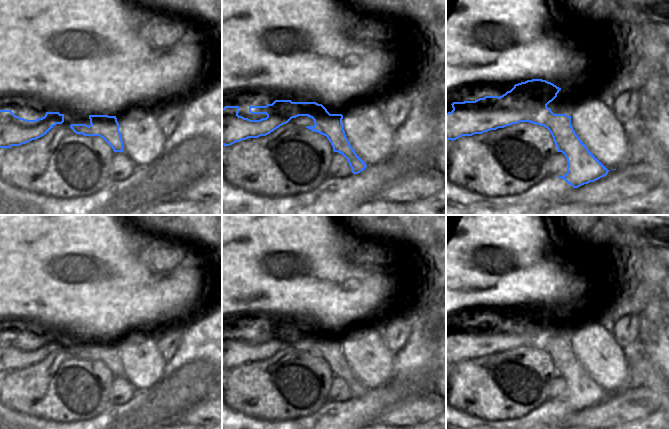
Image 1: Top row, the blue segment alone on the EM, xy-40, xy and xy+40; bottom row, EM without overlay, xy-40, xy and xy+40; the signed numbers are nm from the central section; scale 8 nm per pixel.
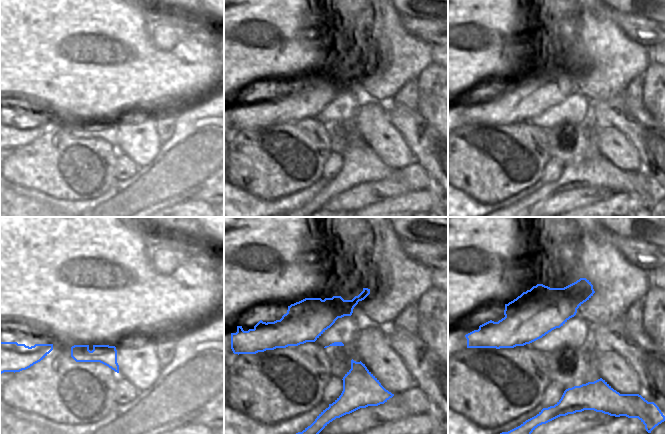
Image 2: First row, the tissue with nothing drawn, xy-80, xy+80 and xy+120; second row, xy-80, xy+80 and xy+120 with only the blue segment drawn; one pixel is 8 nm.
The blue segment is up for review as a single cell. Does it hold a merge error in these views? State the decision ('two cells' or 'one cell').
two cells

